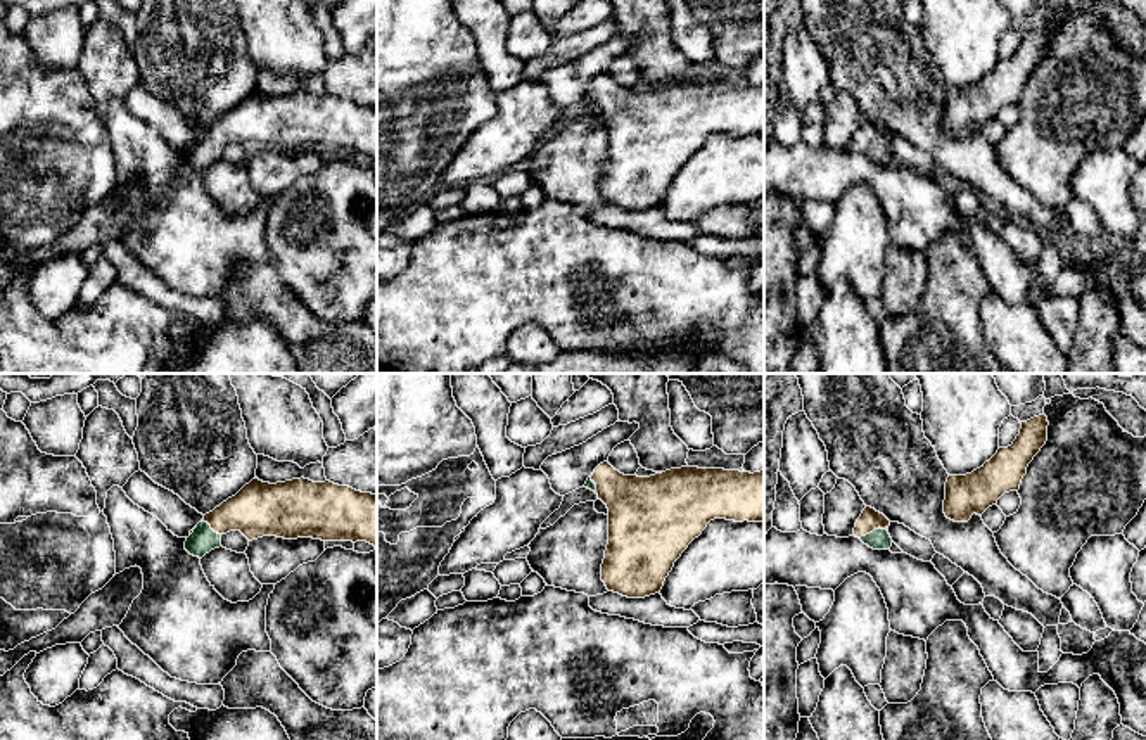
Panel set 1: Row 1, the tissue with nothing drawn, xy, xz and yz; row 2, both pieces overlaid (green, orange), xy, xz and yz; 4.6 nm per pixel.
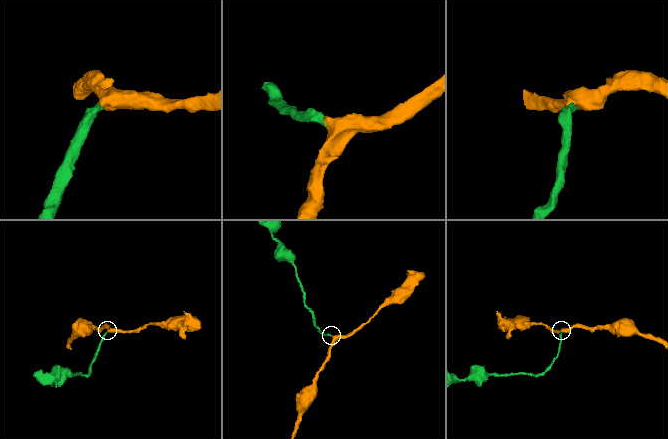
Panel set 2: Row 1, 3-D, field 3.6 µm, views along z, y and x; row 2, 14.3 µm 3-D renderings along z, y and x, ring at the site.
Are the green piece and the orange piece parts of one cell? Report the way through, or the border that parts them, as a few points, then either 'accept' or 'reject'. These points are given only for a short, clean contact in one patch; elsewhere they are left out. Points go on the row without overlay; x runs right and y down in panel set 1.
across yz (878, 153), (873, 144), (870, 132) | accept

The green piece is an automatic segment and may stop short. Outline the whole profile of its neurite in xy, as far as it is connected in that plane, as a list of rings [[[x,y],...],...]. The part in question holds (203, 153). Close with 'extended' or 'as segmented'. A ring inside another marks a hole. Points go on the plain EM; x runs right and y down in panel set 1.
[[[258,90],[235,109],[206,126],[185,154],[185,163],[202,171],[221,159],[221,149],[240,144],[249,154],[263,149],[283,152],[313,150],[322,154],[366,154],[377,161],[377,107],[361,105],[330,93],[313,95],[292,92],[285,95],[263,95]]]; extended

